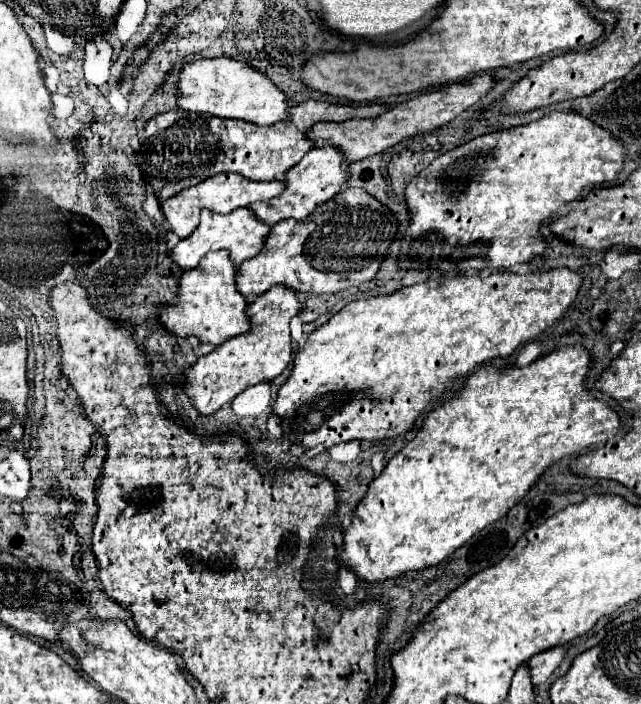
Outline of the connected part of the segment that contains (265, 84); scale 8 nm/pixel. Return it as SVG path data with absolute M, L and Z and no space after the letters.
M233 58L195 60L191 64L185 64L179 74L179 92L179 108L187 112L237 118L259 126L271 126L275 122L287 120L293 106L289 96L279 90L279 86L273 84L273 80L265 72Z

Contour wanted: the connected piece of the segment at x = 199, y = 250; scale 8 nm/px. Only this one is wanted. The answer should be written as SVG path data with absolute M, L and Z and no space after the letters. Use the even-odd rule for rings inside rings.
M237 208L231 214L217 214L213 210L203 210L201 212L201 222L195 228L195 232L187 238L183 238L173 250L171 250L171 258L183 268L183 270L191 270L199 264L199 260L211 252L211 250L229 250L231 252L231 260L235 264L245 262L251 256L257 256L263 250L263 240L267 240L267 230L271 232L269 224L263 224L249 208Z

